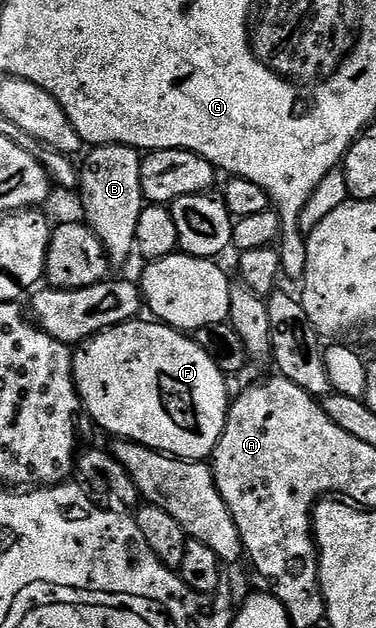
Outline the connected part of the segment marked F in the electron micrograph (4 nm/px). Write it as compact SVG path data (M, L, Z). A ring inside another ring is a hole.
M133 320L124 322L120 326L113 326L110 330L104 330L101 334L95 334L87 342L77 345L72 356L72 379L76 385L76 391L80 397L80 404L85 415L89 414L102 429L116 440L125 442L136 442L139 446L145 446L151 450L157 450L159 454L170 454L174 458L185 460L208 460L211 459L212 451L215 450L222 432L226 428L228 419L228 408L230 405L226 390L226 376L210 360L210 356L187 333L174 330L165 326L159 320Z

